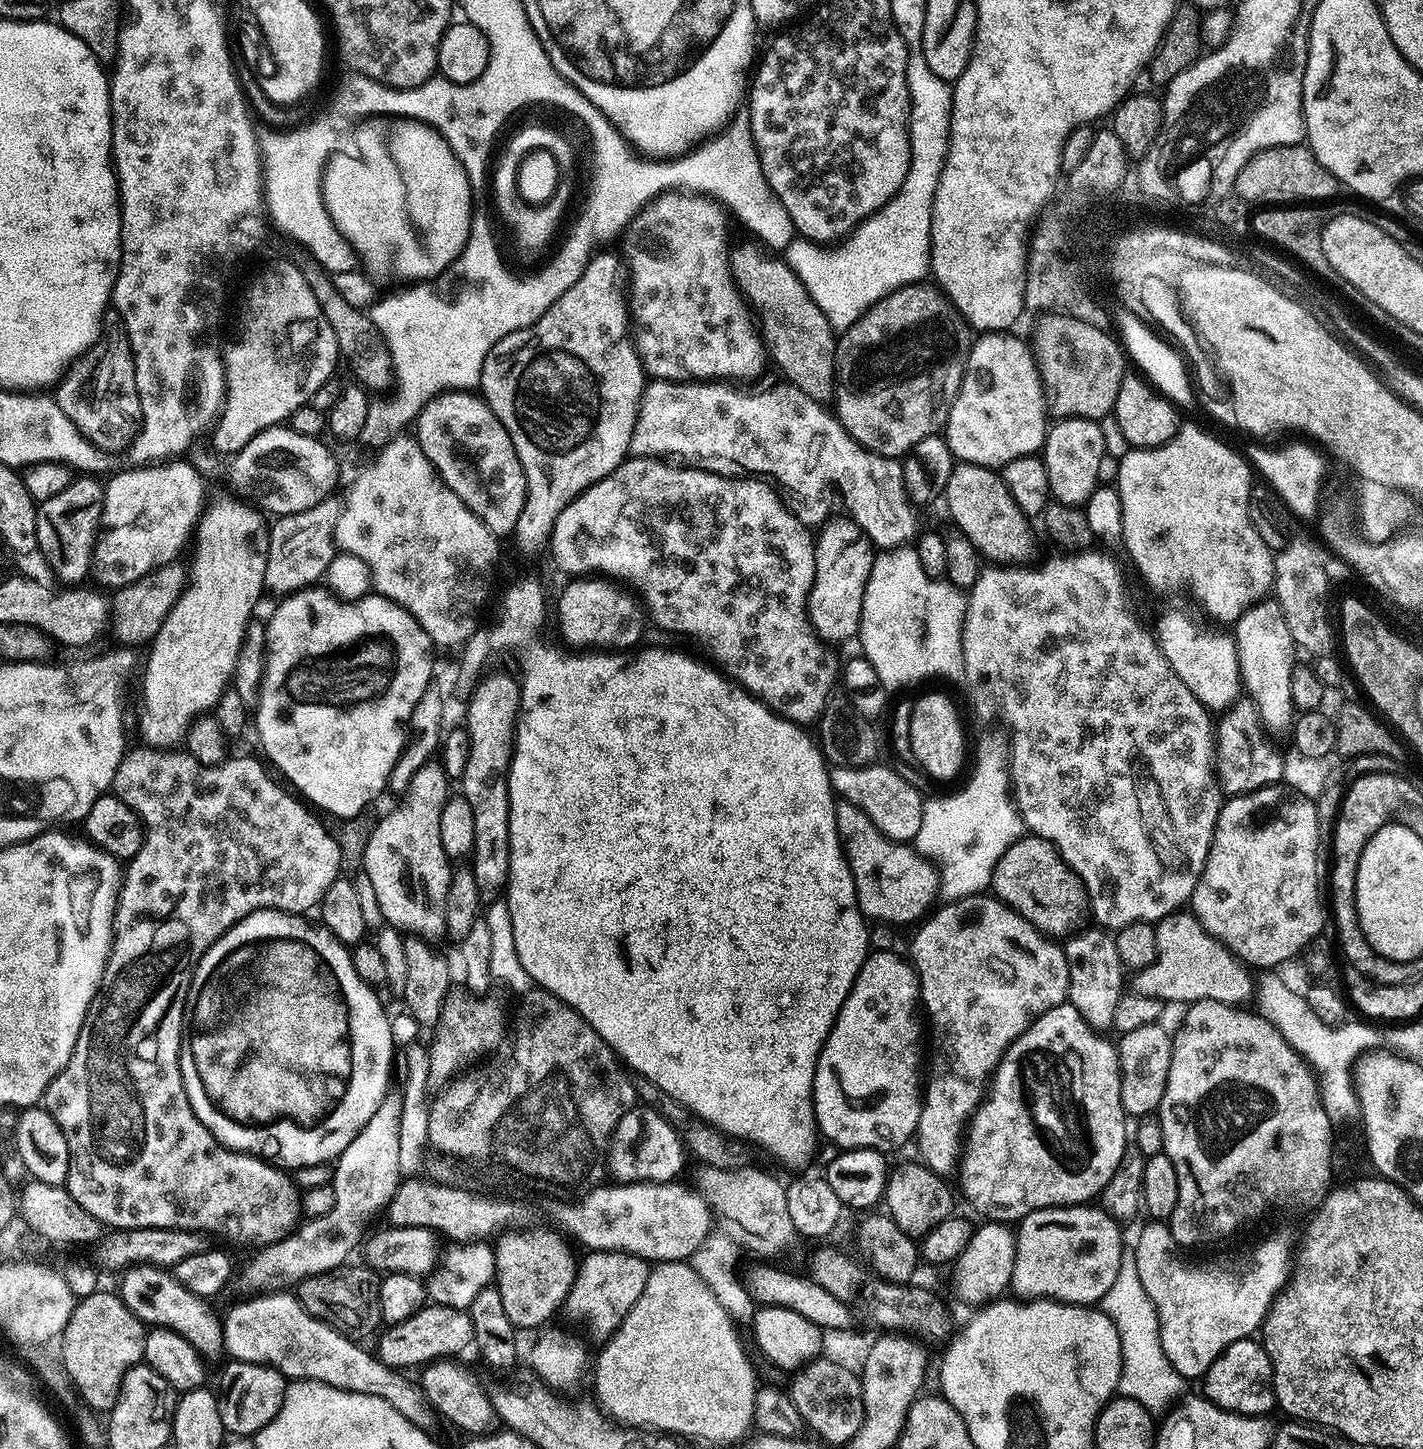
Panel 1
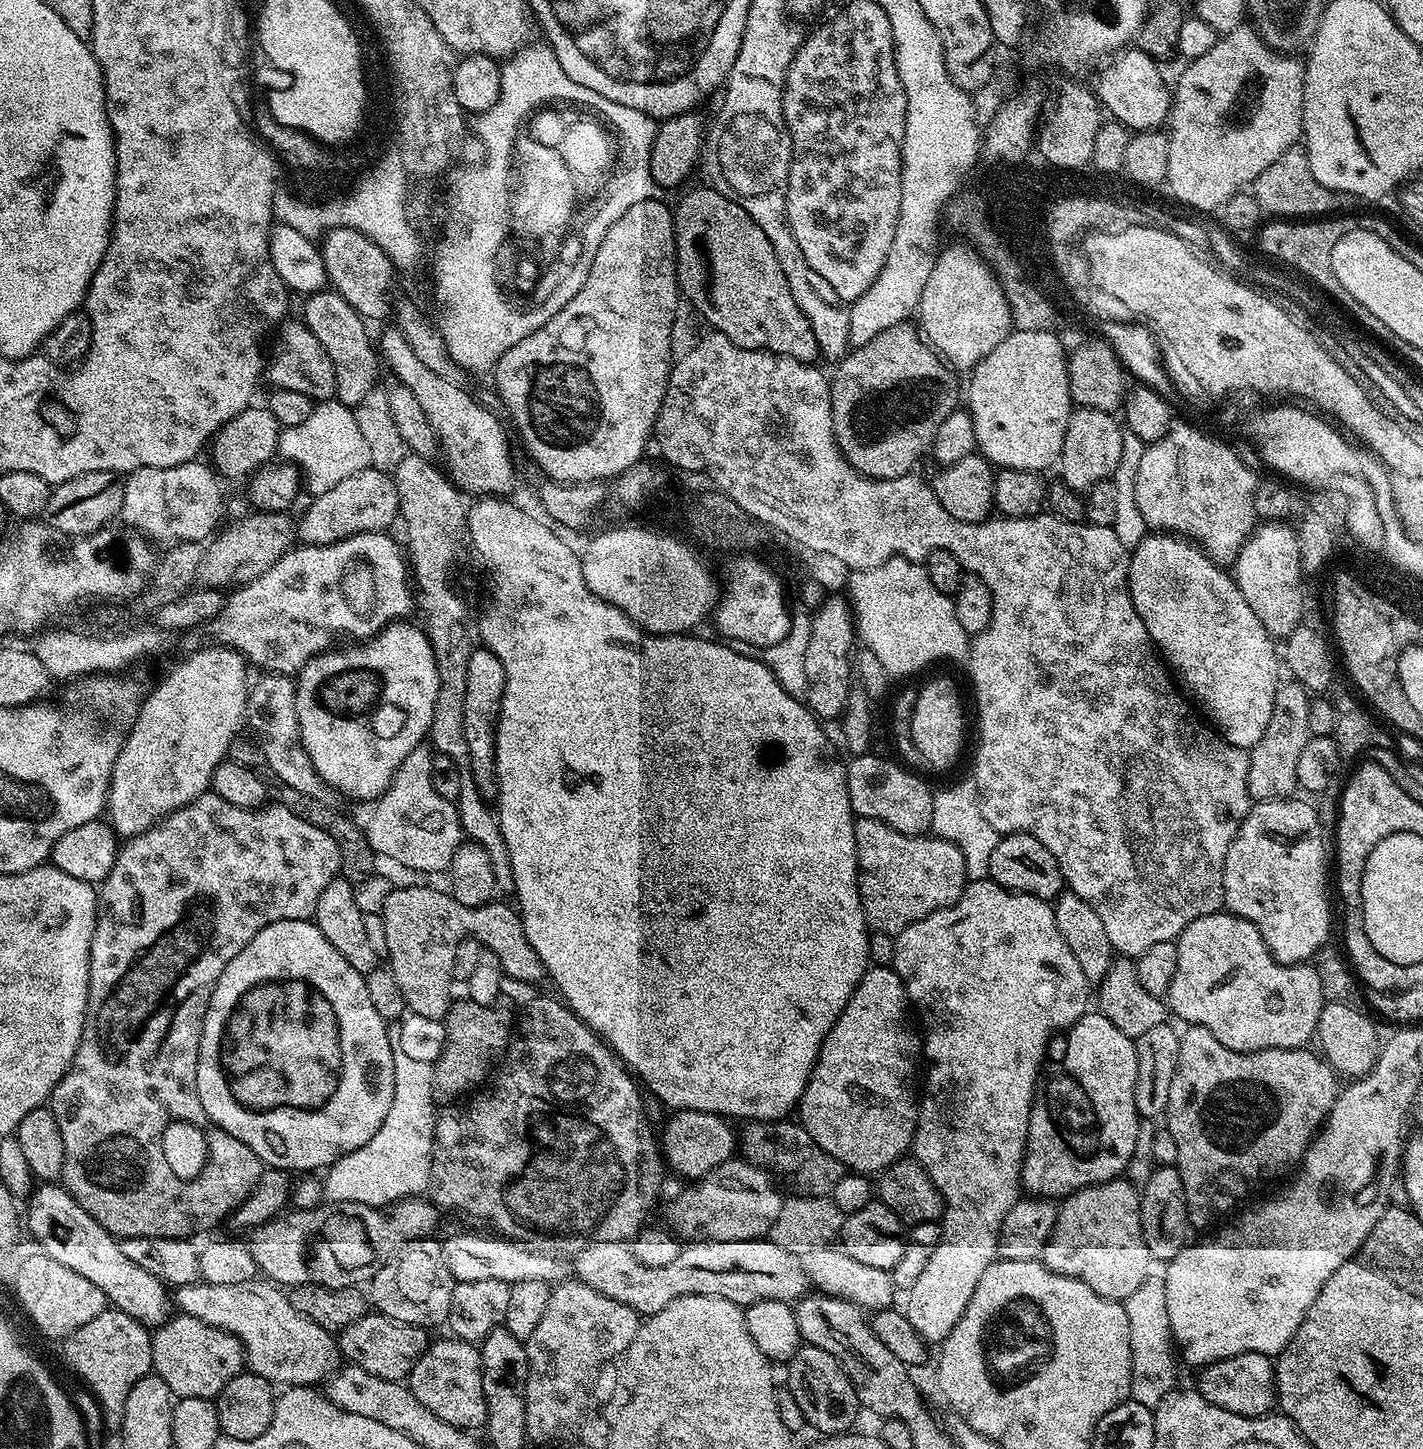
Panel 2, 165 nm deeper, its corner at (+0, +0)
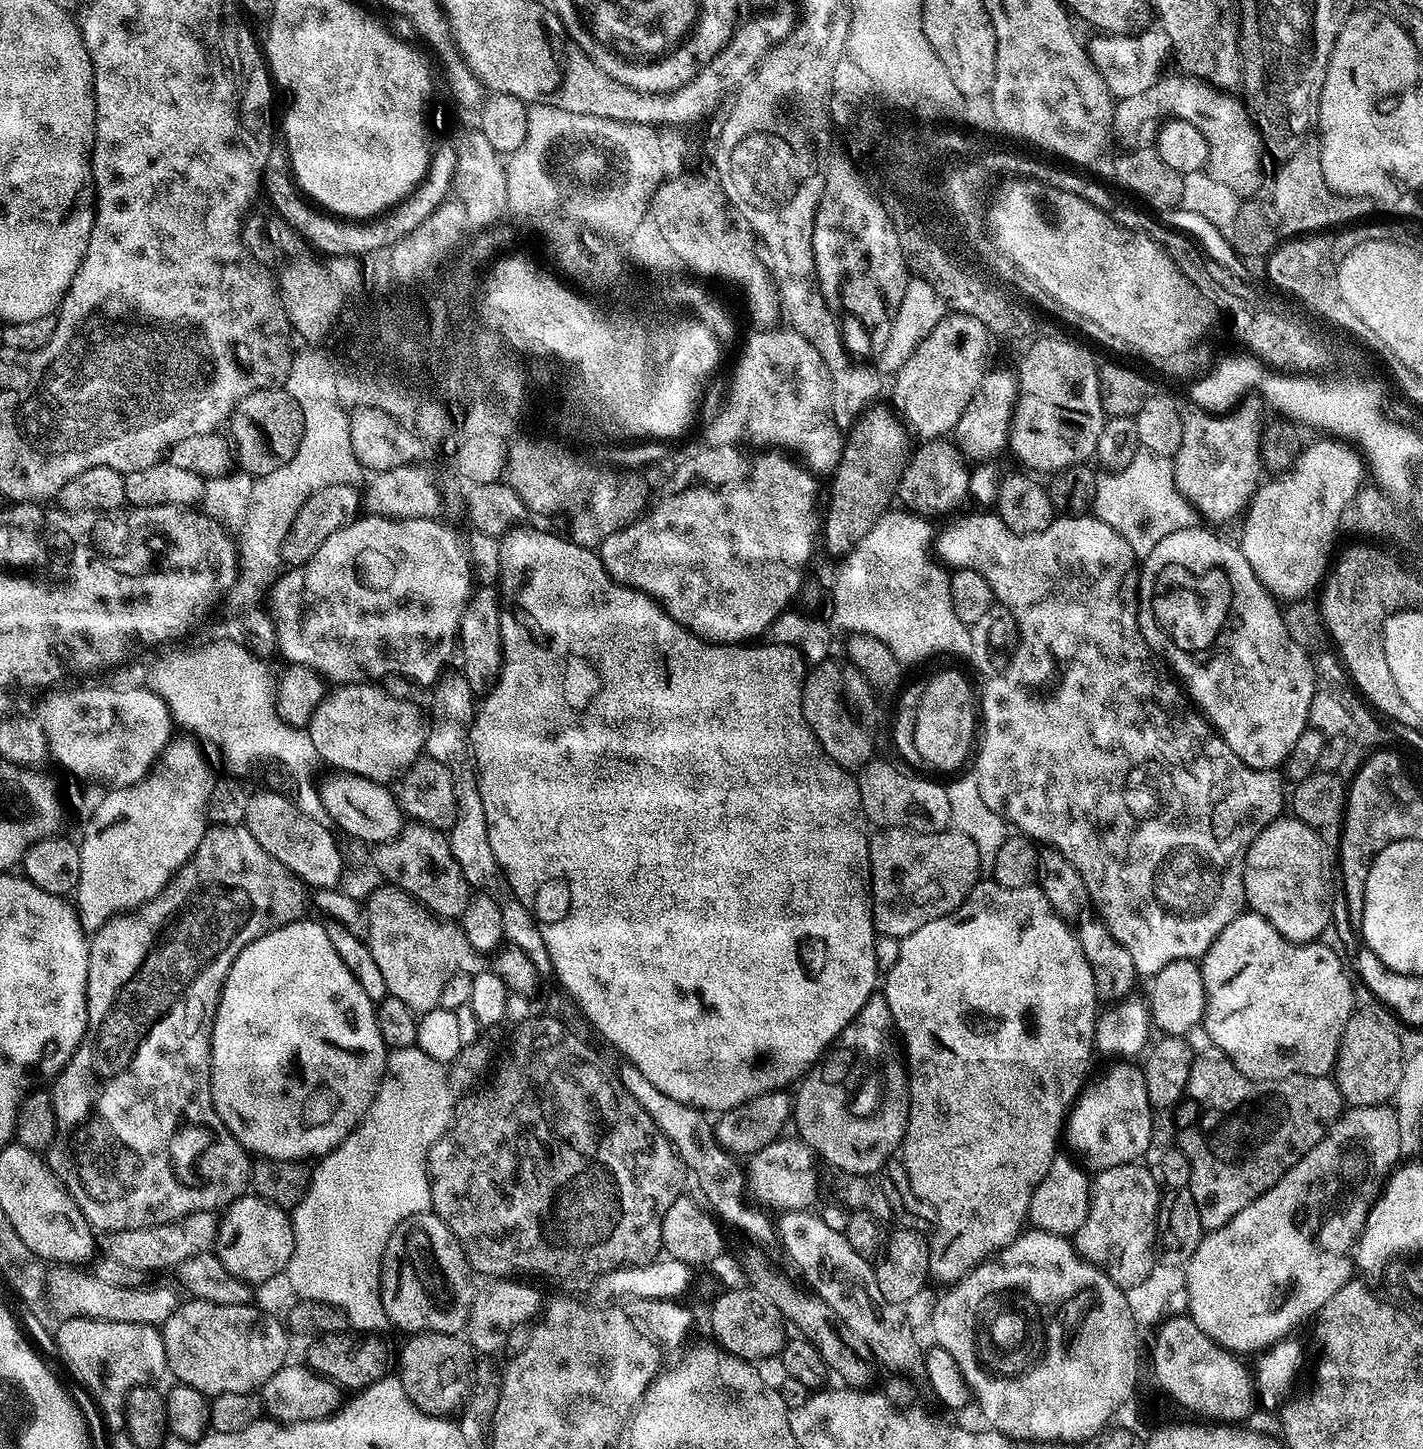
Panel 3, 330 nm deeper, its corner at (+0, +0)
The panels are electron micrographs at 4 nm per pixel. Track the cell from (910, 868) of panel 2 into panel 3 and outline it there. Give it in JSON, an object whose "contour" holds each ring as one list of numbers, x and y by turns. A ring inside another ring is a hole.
{"contour":[[881,828,873,831,868,838,868,870,872,925,879,935,901,938,914,934,918,926,926,926,926,922,953,912,982,876,978,846,966,834,955,830,912,832,909,828]]}

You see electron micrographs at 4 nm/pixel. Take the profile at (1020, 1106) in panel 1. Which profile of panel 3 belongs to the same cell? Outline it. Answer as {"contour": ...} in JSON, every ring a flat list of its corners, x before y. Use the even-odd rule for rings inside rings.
{"contour":[[1132,1062,1114,1064,1105,1074,1104,1080,1097,1082,1092,1096,1081,1095,1070,1112,1071,1123,1072,1120,1076,1123,1076,1132,1080,1135,1074,1148,1080,1152,1079,1159,1092,1170,1139,1161,1140,1155,1152,1144,1154,1109,1146,1094,1143,1071,1137,1065,1135,1068]]}

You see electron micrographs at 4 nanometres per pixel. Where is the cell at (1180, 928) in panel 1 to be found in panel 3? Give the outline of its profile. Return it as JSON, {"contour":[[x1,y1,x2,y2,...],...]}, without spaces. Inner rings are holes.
{"contour":[[1245,910,1239,916,1235,916,1212,939,1212,945,1198,960,1200,987,1202,989,1202,1032,1205,1032,1221,1048,1217,1049,1232,1061,1232,1065,1237,1070,1249,1076,1251,1080,1281,1080,1287,1076,1326,1076,1335,1069,1340,1035,1343,1034,1344,1028,1348,1025,1349,1015,1355,1006,1355,994,1354,984,1348,981,1339,954,1330,945,1324,943,1296,944,1292,940,1284,940,1278,934,1278,930,1274,930,1274,926,1270,926,1270,922,1266,918,1262,918,1251,910]]}

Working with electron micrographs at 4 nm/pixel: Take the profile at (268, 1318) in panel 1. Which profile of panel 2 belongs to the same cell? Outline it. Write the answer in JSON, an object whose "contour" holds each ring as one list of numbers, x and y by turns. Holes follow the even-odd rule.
{"contour":[[253,1278,238,1283,206,1283,179,1285,172,1294,173,1305,183,1315,196,1317,215,1328,222,1329,239,1339,244,1347,245,1365,249,1371,266,1378,276,1386,313,1387,323,1383,333,1375,341,1365,340,1347,335,1335,316,1322,311,1322,305,1315,298,1314,289,1302,287,1293,271,1281]]}

